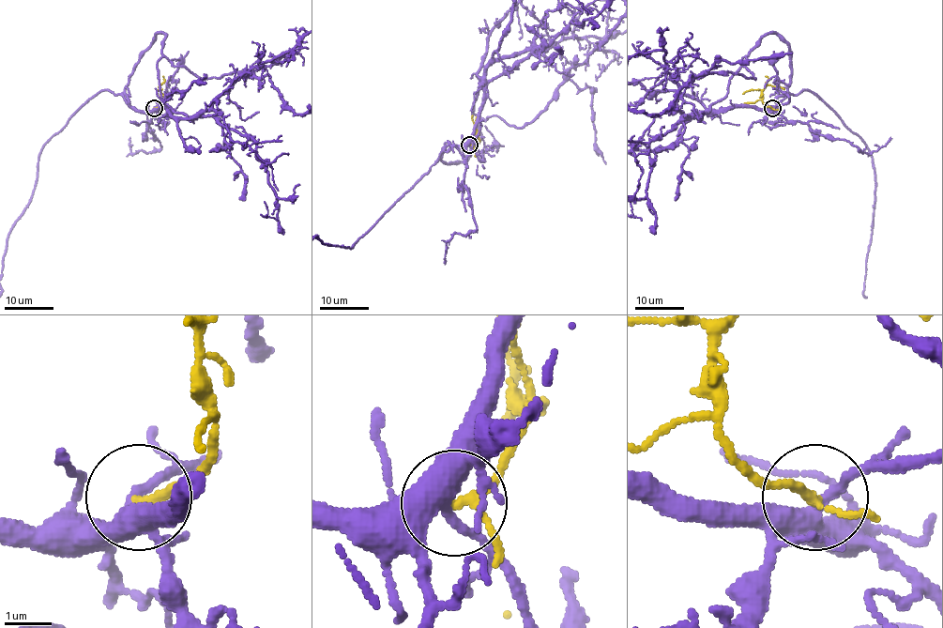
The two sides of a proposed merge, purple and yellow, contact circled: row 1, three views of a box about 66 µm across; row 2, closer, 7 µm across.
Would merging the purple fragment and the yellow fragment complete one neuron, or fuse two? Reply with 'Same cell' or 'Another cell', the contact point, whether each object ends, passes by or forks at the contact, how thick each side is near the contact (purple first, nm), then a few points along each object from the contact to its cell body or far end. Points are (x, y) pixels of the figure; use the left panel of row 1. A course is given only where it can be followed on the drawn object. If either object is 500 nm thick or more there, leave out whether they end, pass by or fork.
Another cell. Place: (154, 108). At the ring purple forks. At the ring yellow passes by. Thickness 360 nm (purple) against 160 nm. Course of purple: (155, 107), (135, 111), (120, 94), (99, 90), (45, 144), (31, 200), (9, 233), (1, 294). Course of yellow: (155, 107), (161, 102), (160, 89)

